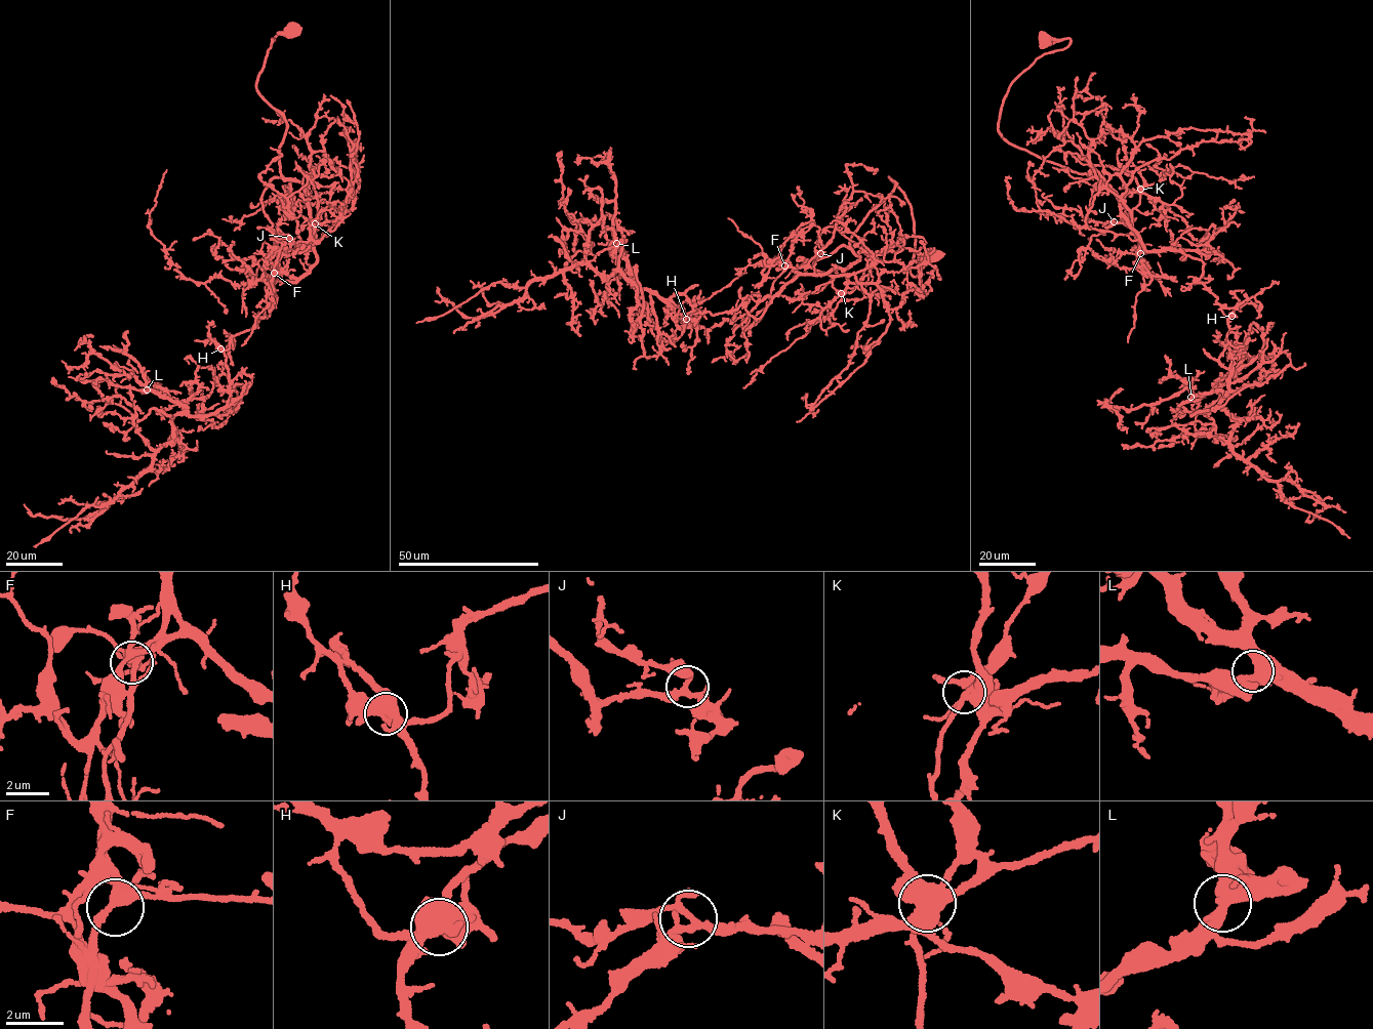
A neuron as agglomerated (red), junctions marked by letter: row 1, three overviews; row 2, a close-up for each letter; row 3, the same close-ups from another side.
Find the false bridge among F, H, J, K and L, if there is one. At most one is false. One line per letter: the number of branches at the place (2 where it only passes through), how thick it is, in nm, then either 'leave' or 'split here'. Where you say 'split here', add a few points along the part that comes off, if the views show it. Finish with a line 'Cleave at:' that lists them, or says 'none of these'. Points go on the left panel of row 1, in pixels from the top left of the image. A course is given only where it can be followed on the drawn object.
F: branches 4; calibre 360 nm; leave
H: branches 5; calibre 550 nm; split here; course (220, 348), (230, 402), (208, 415), (173, 416), (173, 442), (108, 506), (63, 519), (32, 516), (24, 504)
J: branches 4; calibre 200 nm; leave
K: branches 5; calibre 320 nm; leave
L: branches 5; calibre 480 nm; leave
Cleave at: H

